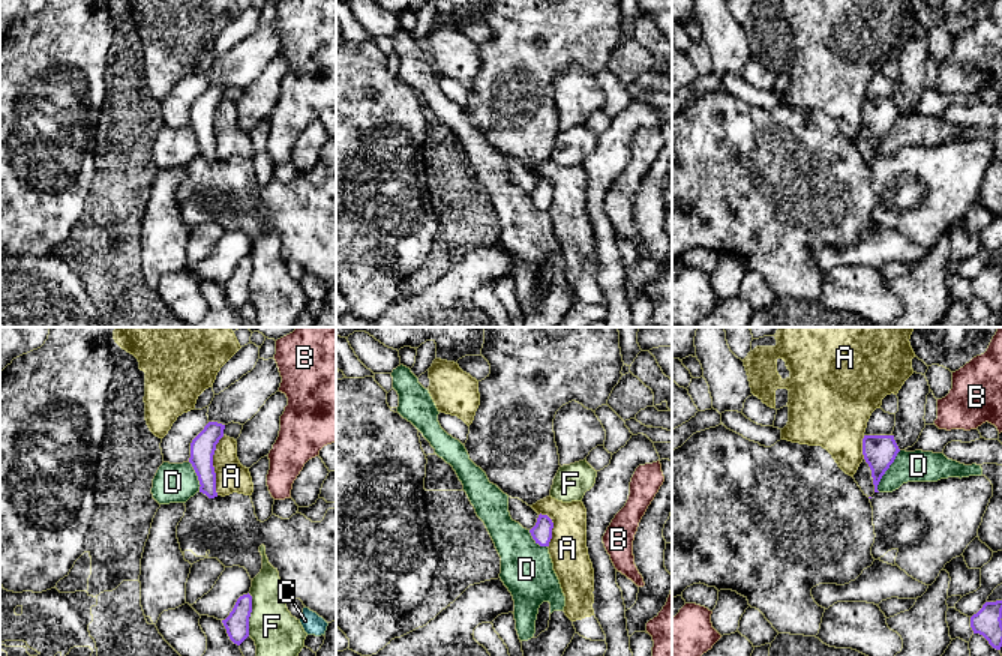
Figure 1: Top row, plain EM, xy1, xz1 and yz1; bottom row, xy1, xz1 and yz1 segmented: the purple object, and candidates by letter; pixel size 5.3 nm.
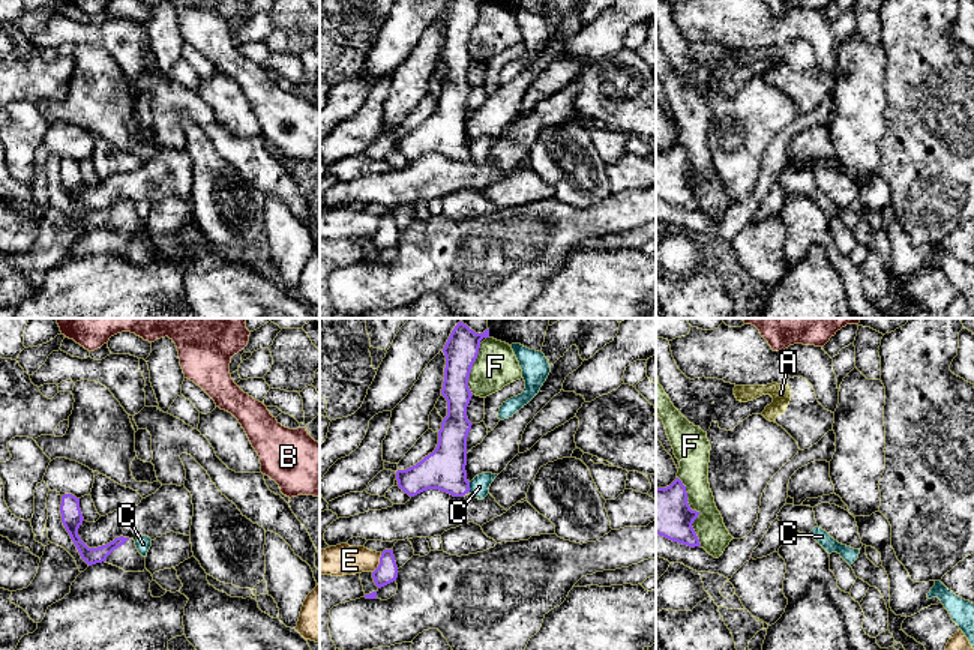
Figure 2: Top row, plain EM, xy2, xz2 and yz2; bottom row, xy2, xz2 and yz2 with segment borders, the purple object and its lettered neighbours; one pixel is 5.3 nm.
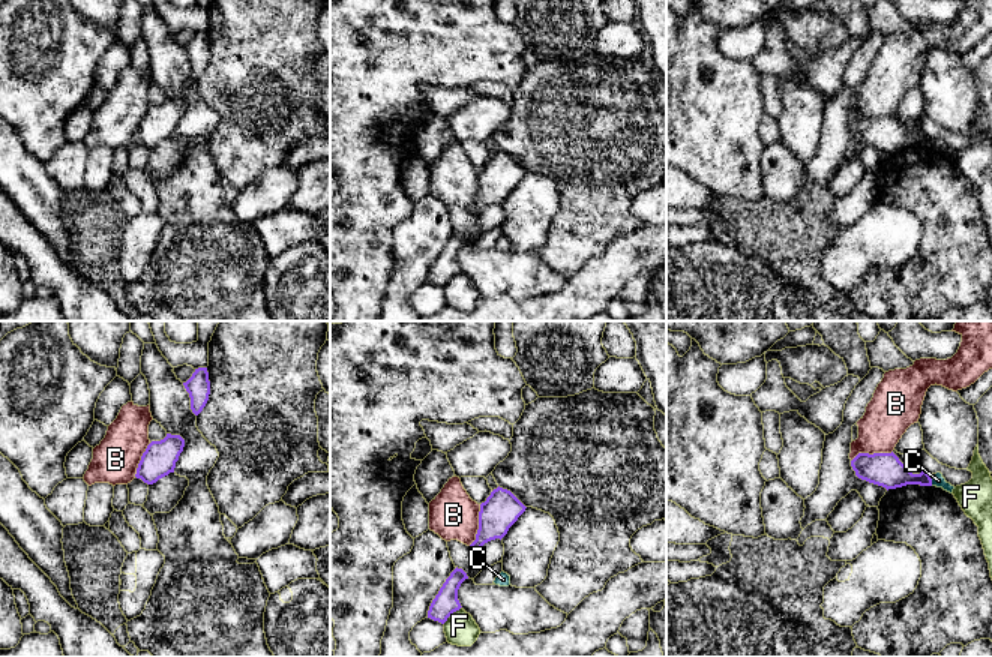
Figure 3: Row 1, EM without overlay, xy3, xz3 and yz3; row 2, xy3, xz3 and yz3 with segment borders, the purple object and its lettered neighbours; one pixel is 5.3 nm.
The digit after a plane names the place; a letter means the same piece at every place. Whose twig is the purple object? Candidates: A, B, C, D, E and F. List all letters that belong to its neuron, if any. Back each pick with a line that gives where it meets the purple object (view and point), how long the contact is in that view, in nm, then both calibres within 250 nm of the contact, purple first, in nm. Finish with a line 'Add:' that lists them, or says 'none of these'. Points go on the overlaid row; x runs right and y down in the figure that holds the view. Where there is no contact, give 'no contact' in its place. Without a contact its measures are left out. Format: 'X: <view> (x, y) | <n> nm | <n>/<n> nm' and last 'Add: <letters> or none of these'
Add: none of these

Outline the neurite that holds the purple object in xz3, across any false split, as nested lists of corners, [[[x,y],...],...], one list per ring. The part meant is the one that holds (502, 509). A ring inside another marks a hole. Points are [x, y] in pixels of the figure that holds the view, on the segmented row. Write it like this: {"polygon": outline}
{"polygon": [[[500,486],[494,489],[480,504],[479,530],[470,548],[479,554],[485,543],[495,538],[501,540],[525,508],[510,490]]]}

